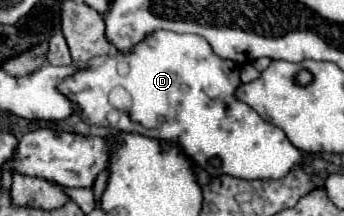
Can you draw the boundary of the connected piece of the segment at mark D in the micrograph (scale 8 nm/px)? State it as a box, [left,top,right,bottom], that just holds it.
[56,30,312,180]

